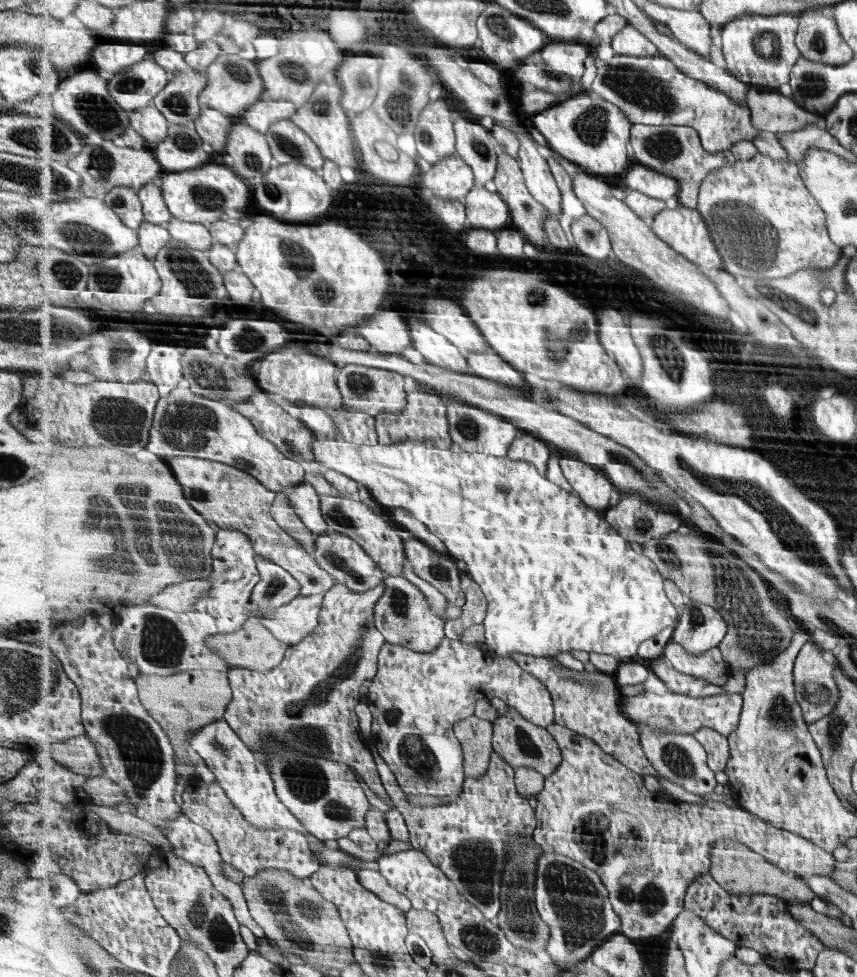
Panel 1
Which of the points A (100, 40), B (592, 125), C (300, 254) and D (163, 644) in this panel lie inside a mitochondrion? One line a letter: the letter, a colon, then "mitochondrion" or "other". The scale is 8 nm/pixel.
A: other
B: mitochondrion
C: mitochondrion
D: mitochondrion

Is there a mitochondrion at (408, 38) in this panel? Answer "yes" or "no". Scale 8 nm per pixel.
no

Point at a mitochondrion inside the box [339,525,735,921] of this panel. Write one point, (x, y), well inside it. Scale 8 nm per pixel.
(476, 863)

